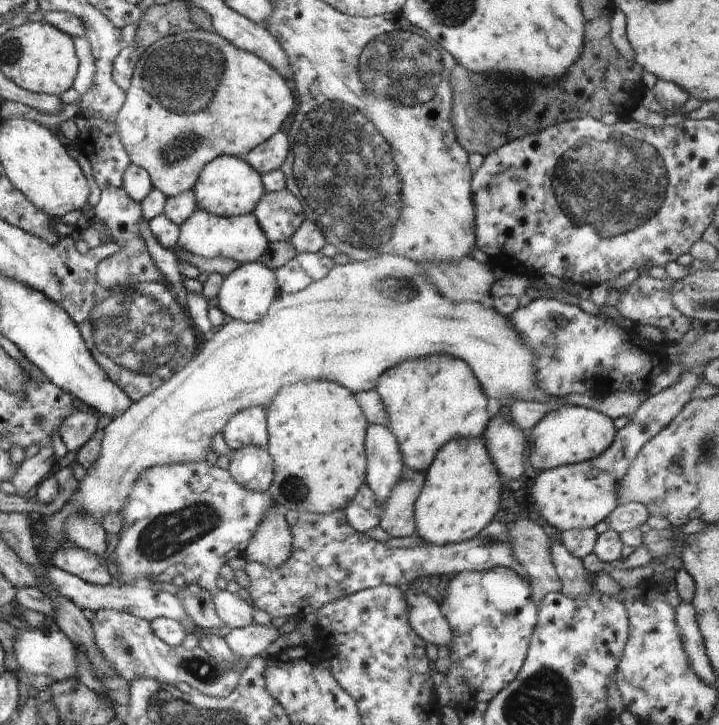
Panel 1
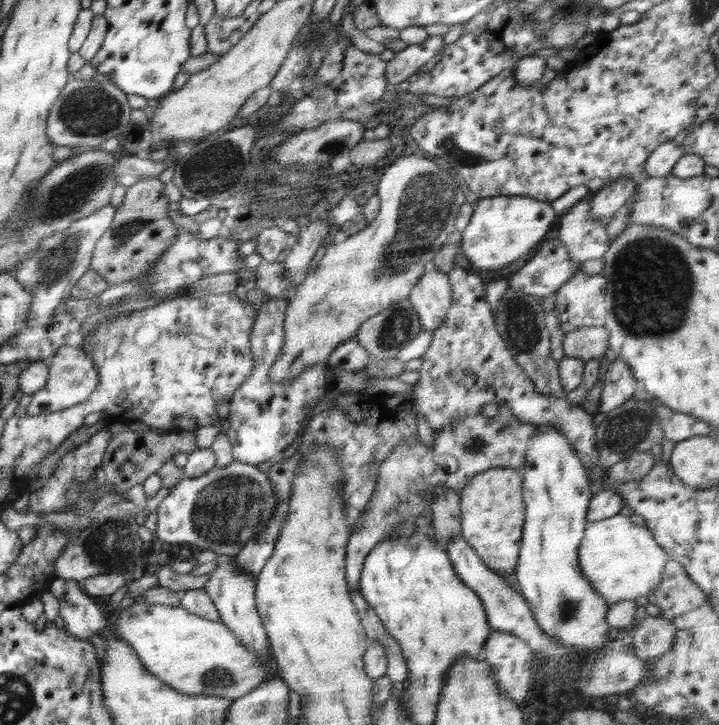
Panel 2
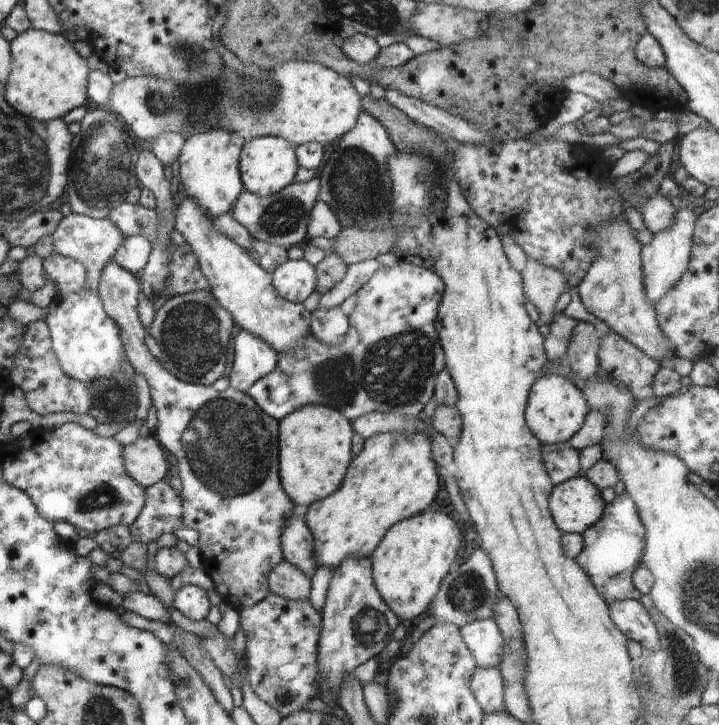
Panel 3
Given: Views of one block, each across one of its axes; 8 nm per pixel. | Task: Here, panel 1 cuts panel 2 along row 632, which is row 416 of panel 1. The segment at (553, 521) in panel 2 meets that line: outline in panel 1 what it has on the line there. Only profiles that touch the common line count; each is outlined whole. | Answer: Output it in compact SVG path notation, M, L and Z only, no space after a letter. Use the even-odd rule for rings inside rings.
M564 405L557 411L549 412L531 428L531 433L527 436L529 460L541 472L557 466L581 463L601 455L612 444L616 433L614 421L601 412Z

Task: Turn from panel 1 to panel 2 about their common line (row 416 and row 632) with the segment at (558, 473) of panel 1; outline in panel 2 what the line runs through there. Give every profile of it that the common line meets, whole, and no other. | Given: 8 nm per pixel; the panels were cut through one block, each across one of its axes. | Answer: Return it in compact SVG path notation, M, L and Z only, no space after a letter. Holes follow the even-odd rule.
M649 615L635 624L631 650L638 658L657 659L671 649L675 632L669 620Z

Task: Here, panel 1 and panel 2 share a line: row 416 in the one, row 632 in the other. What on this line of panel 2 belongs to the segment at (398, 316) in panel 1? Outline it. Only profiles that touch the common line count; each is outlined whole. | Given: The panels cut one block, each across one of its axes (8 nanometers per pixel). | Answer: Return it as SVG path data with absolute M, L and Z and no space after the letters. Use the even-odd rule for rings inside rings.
M137 600L133 605L123 609L114 625L119 638L135 650L137 658L153 676L158 677L164 684L188 695L204 695L206 698L236 700L260 683L272 678L276 668L268 652L256 656L250 652L241 640L223 623L206 620L202 616L188 612L181 605L168 606L151 604Z

